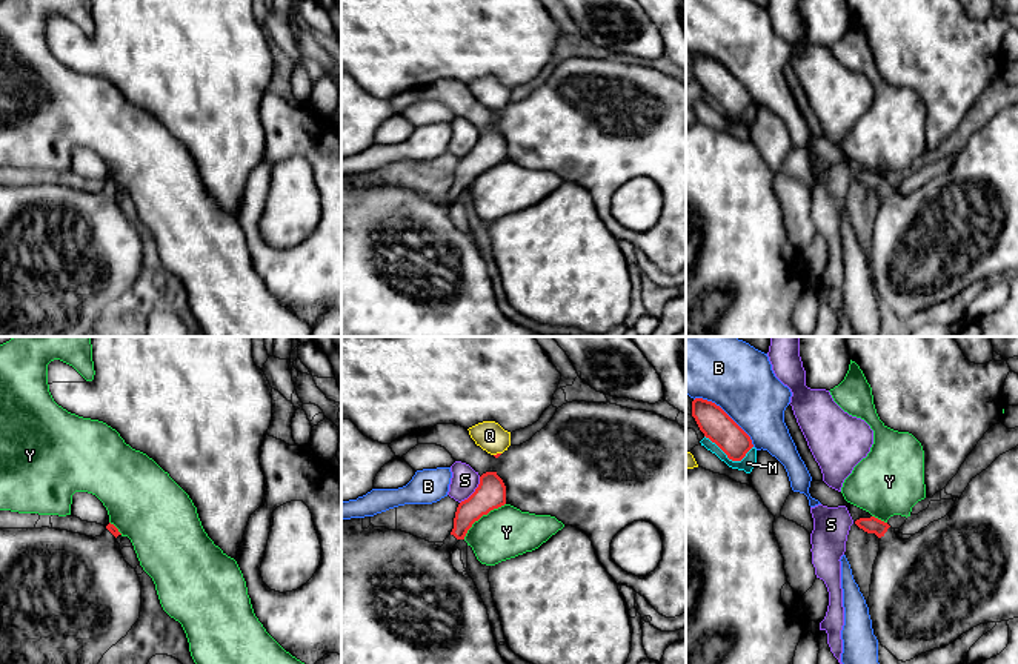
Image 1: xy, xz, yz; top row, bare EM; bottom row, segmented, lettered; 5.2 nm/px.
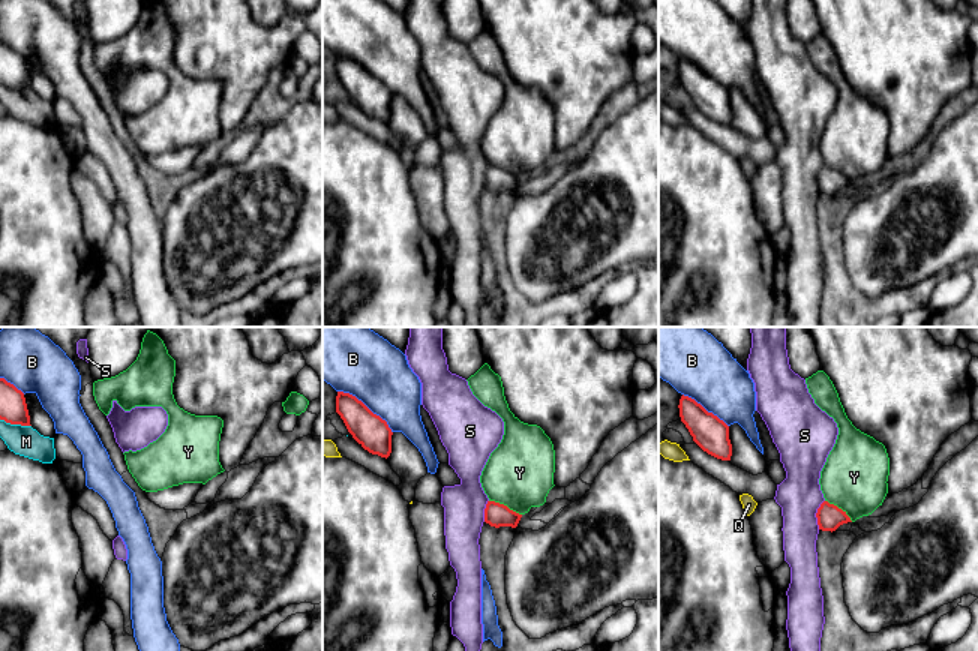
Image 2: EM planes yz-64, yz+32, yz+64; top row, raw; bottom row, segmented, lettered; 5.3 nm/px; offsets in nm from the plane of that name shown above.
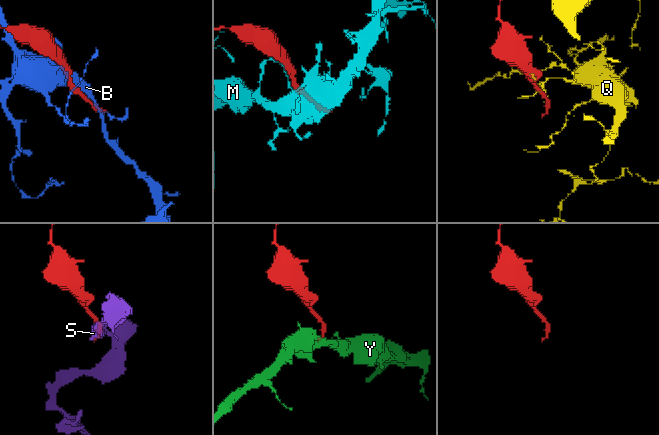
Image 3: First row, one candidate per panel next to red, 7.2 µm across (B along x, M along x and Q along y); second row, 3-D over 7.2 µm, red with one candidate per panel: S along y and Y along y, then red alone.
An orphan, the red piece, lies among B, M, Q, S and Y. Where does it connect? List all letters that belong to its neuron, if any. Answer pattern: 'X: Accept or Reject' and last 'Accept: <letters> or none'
B: Reject
M: Reject
Q: Reject
S: Reject
Y: Reject
Accept: none

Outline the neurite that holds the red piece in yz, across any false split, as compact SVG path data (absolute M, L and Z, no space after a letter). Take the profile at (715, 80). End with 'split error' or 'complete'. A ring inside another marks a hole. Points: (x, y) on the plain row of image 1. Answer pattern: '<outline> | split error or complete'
M695 54L692 72L700 86L732 117L741 117L754 103L750 92L715 58Z | complete

